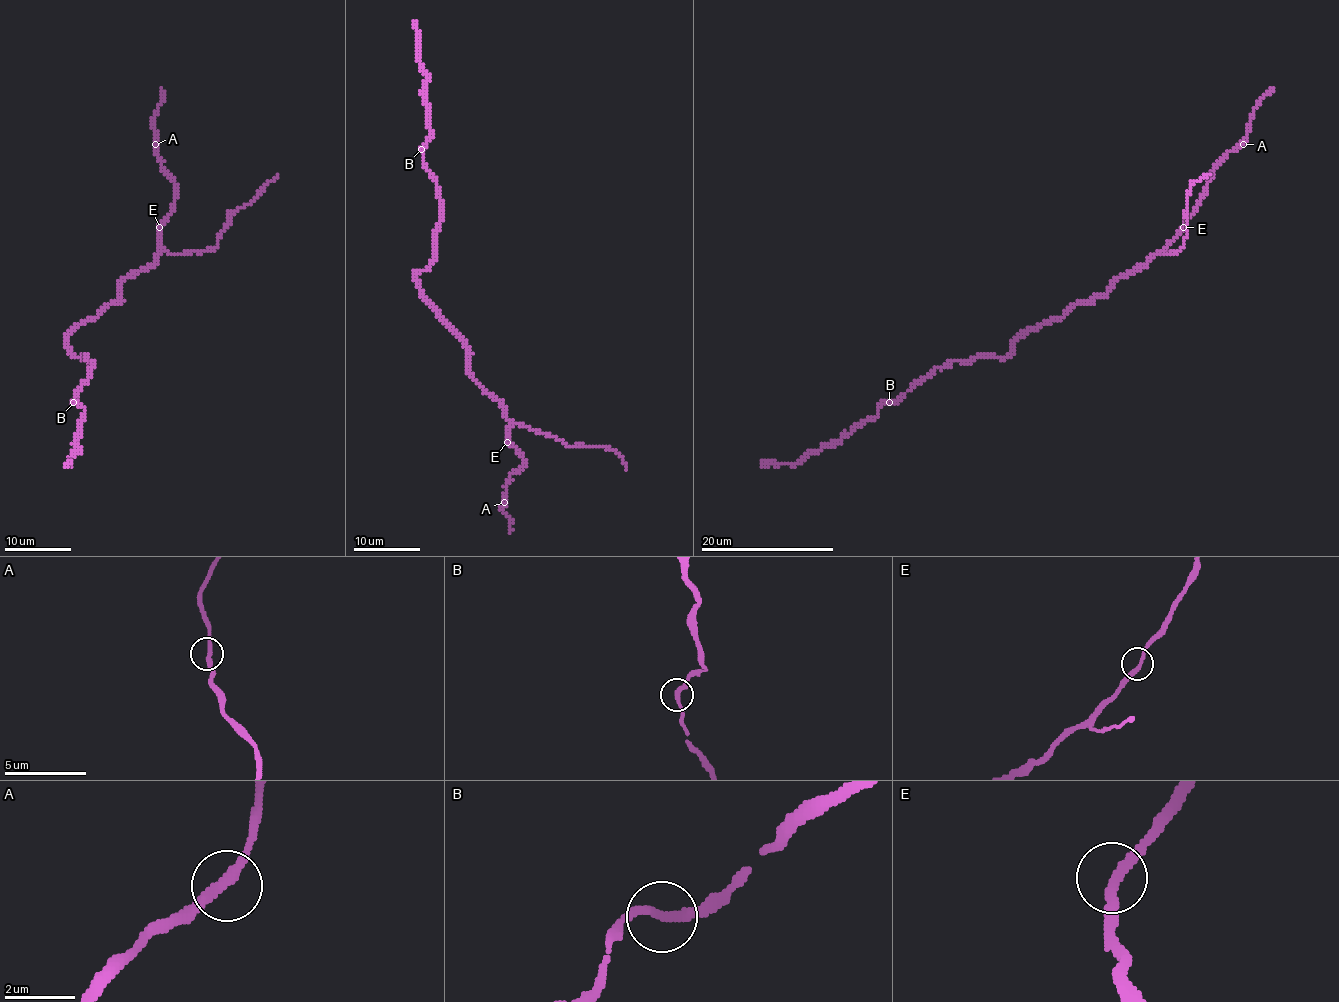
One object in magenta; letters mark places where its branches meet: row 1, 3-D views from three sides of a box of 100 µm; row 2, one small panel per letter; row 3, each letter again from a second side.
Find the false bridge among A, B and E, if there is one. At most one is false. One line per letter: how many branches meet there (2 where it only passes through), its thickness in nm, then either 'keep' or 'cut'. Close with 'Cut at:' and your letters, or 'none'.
A: branches 2; calibre 280 nm; keep
B: branches 2; calibre 260 nm; keep
E: branches 2; calibre 280 nm; keep
Cut at: none

